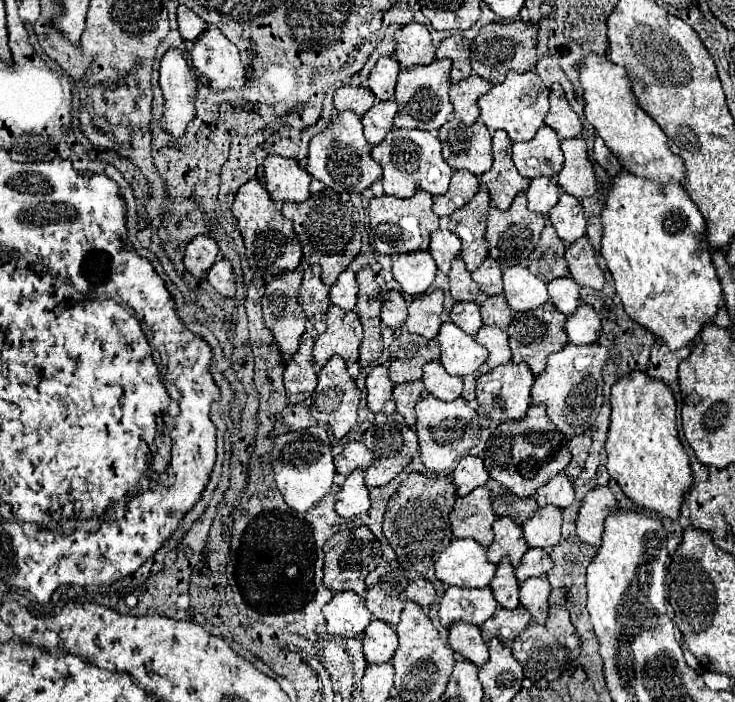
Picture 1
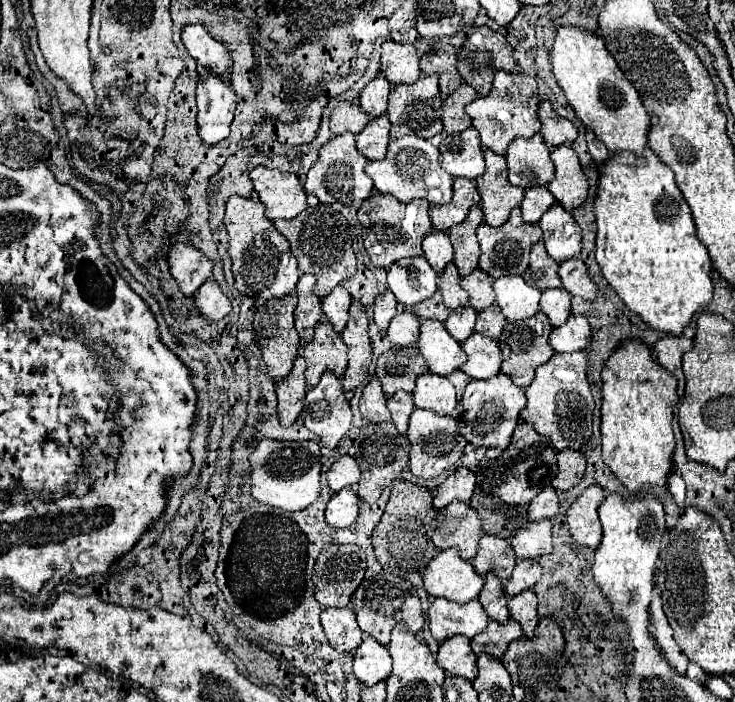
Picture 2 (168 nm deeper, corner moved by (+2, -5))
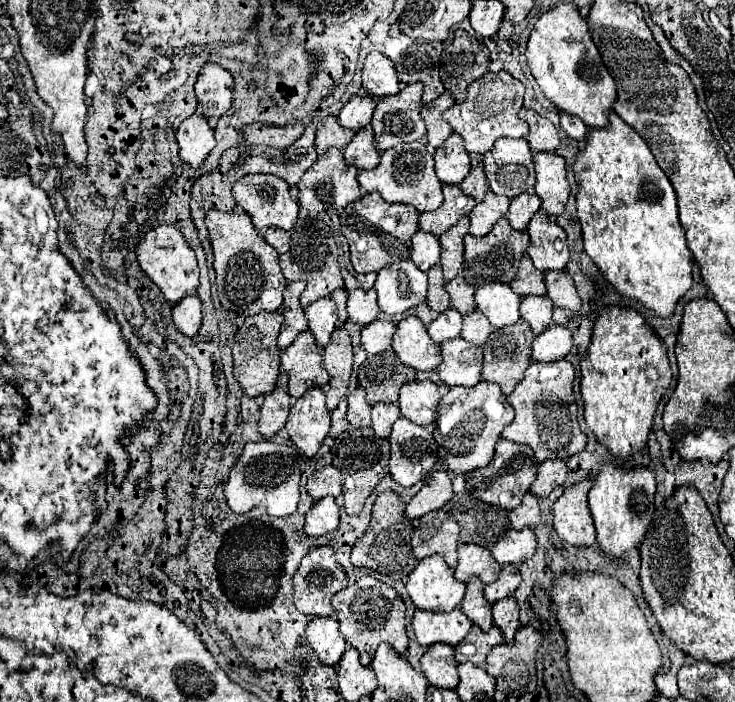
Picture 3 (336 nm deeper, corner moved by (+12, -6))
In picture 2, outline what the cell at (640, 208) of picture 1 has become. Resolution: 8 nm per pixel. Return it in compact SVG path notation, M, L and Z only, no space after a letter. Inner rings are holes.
M646 147L644 155L630 151L620 151L610 155L610 159L600 167L598 191L594 199L596 215L596 261L610 283L618 293L624 305L642 317L650 327L680 335L682 329L692 321L696 311L704 311L712 301L712 263L708 257L706 245L696 237L696 225L692 221L690 207L684 195L678 191L674 181L674 171L660 161L660 157Z

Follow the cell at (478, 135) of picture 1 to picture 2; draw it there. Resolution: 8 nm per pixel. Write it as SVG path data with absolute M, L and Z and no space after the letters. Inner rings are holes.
M470 127L458 135L444 139L444 145L440 145L440 163L452 177L480 177L484 171L484 157L478 131Z

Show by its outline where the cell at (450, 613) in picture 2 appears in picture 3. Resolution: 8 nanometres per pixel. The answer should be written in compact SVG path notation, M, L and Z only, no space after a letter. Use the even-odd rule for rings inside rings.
M454 608L452 612L428 612L416 610L412 618L412 626L416 632L416 640L422 646L430 646L436 642L446 642L458 646L464 636L472 628L472 620L464 616L462 608Z

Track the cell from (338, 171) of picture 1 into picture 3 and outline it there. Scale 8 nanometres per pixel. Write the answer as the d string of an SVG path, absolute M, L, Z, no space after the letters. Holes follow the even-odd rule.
M328 148L328 152L320 154L318 160L312 164L312 168L308 168L308 172L304 172L304 176L298 182L298 204L302 208L308 208L312 212L324 212L328 208L342 208L348 206L352 202L356 202L364 192L356 180L358 168L350 166L344 160L342 150L338 148Z

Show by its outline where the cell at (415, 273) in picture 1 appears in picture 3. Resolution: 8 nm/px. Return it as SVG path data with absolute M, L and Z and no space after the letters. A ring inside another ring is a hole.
M404 260L380 270L374 288L378 292L380 310L398 316L426 300L428 278L412 260Z

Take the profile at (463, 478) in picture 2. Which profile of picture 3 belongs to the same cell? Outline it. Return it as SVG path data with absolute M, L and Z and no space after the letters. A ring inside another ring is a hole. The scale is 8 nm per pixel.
M436 470L420 488L420 492L410 500L410 504L406 506L406 516L410 520L424 516L426 512L438 510L442 508L450 498L454 496L452 490L452 480L448 476L448 472L444 470Z

